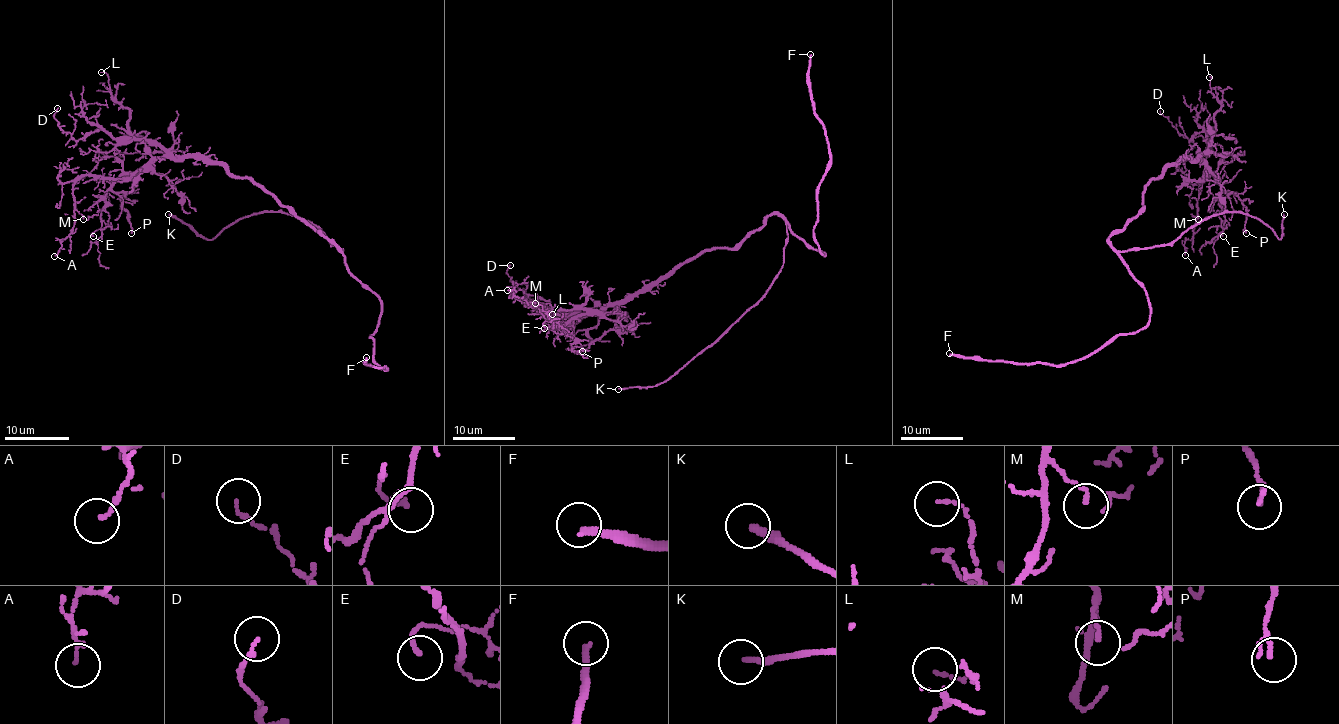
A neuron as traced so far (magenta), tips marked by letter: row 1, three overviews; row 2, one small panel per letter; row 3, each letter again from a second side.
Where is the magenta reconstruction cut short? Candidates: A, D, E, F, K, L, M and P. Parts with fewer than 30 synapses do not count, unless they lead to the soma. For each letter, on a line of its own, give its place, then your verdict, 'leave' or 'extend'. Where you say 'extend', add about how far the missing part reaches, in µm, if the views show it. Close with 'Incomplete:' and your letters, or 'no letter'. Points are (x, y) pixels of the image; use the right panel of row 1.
A: at (1185, 255); leave
D: at (1160, 111); leave
E: at (1223, 236); leave
F: at (949, 353); extend; about 80 µm are missing
K: at (1284, 214); extend; about 20 µm are missing
L: at (1209, 77); leave
M: at (1198, 219); leave
P: at (1246, 233); leave
Incomplete: F, K

